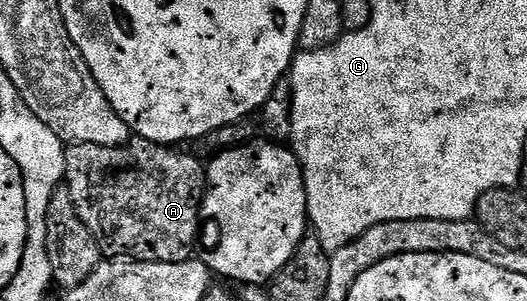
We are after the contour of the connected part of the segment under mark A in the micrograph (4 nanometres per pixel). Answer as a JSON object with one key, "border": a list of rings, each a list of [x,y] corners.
{"border":[[[135,136],[124,146],[101,144],[68,145],[65,156],[65,189],[73,196],[73,204],[81,220],[101,243],[104,255],[132,262],[185,262],[192,257],[195,241],[201,238],[201,207],[207,184],[204,163],[194,153],[171,144],[150,142]]]}

